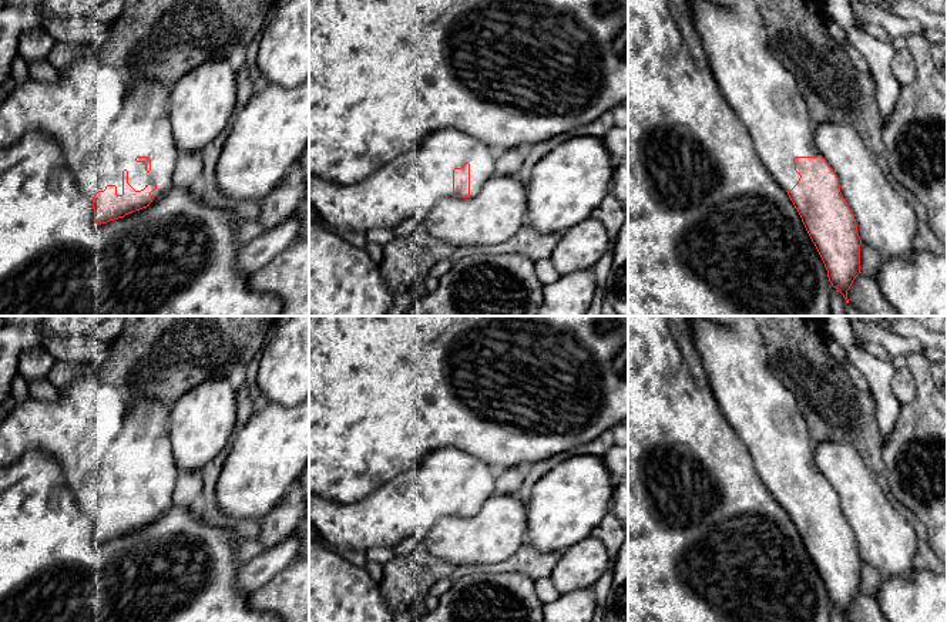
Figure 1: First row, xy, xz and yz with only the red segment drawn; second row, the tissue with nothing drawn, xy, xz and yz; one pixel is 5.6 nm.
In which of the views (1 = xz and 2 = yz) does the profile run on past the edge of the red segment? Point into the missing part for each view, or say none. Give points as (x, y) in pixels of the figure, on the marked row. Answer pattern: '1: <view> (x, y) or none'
1: xz (440, 153)
2: yz (764, 94)

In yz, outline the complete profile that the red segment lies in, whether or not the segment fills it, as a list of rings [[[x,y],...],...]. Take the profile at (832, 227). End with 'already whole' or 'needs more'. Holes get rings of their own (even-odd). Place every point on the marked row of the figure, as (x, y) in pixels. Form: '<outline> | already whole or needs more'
[[[691,0],[691,13],[723,97],[750,134],[765,168],[797,209],[825,263],[829,282],[849,303],[847,290],[862,273],[862,239],[854,215],[840,192],[839,178],[816,147],[799,85],[753,24],[708,0]]] | needs more

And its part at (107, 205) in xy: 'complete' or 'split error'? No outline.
split error

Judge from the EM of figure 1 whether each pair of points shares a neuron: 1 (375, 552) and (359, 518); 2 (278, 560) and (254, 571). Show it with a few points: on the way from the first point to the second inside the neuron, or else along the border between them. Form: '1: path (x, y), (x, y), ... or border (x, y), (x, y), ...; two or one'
1: border (392, 545), (373, 545), (363, 551); two
2: path (272, 561), (259, 570); one

